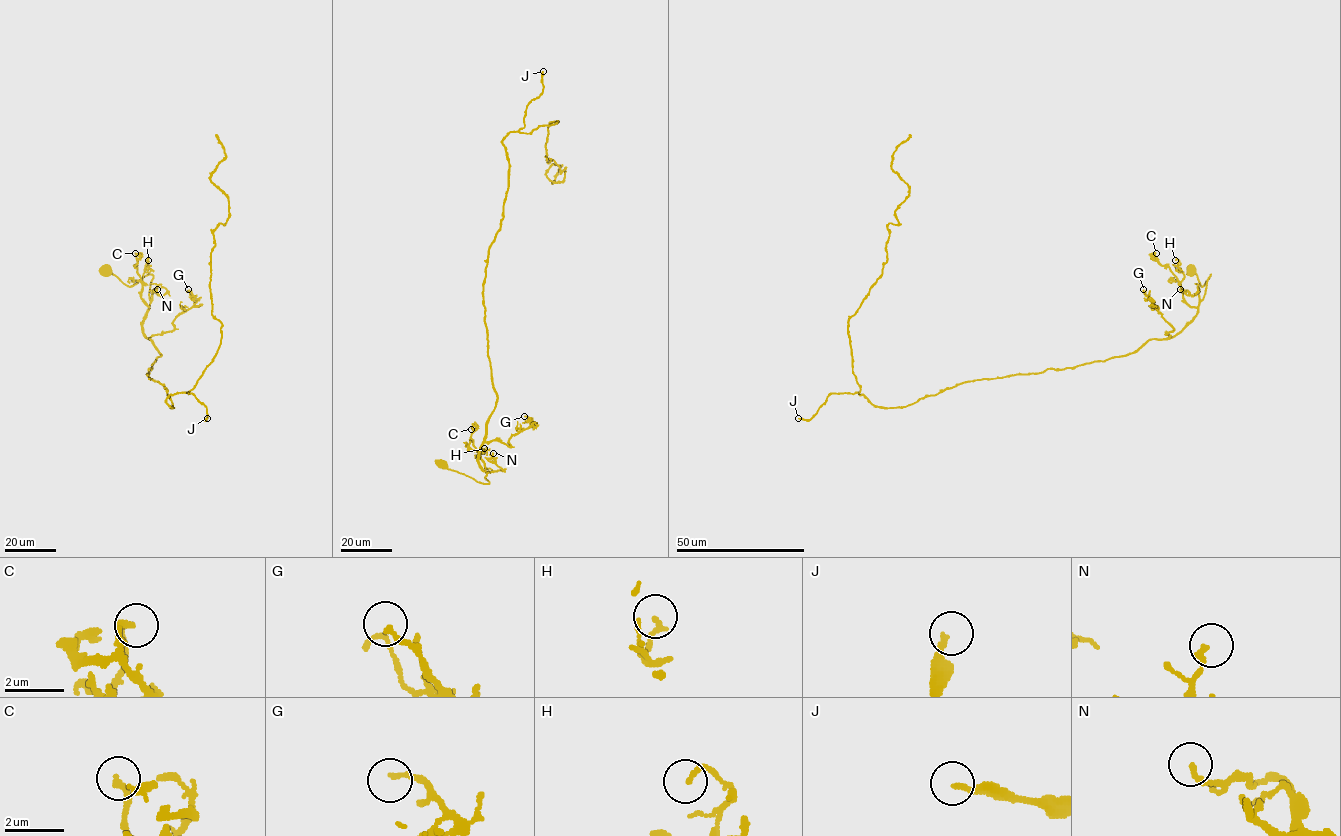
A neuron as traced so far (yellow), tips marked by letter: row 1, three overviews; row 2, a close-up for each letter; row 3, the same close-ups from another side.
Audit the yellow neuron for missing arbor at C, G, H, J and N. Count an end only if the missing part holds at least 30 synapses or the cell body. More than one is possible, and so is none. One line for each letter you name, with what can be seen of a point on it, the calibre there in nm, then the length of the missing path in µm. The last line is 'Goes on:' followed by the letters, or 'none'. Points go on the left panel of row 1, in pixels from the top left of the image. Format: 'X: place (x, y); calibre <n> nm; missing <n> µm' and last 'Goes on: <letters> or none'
J: place (207, 418); calibre 190 nm; missing 100 µm
Goes on: J

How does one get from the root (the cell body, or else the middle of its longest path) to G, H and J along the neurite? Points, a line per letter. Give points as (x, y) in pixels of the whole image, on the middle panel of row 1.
G: (442, 464), (487, 484), (480, 449), (491, 440), (510, 447), (509, 439), (529, 426), (524, 416)
H: (442, 464), (447, 469), (487, 484), (485, 464), (477, 456), (484, 448)
J: (442, 464), (489, 482), (478, 451), (496, 392), (483, 283), (508, 185), (502, 140), (524, 127), (543, 71)

